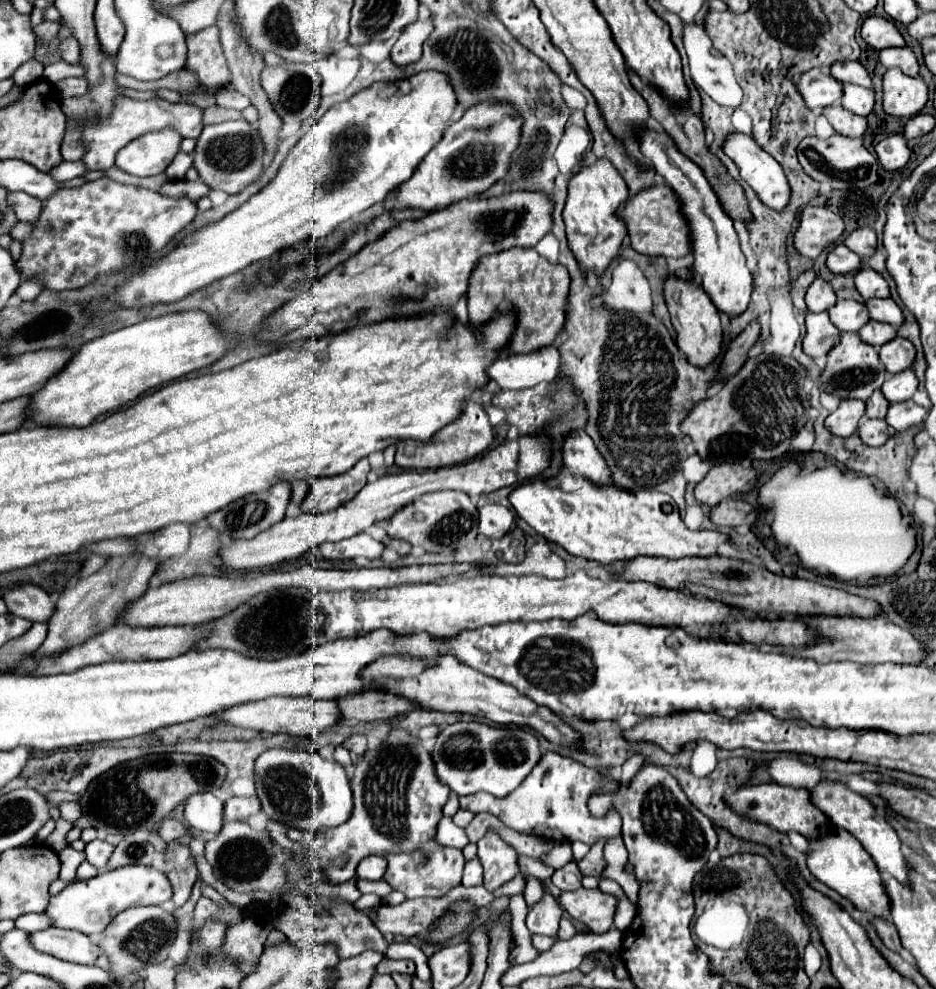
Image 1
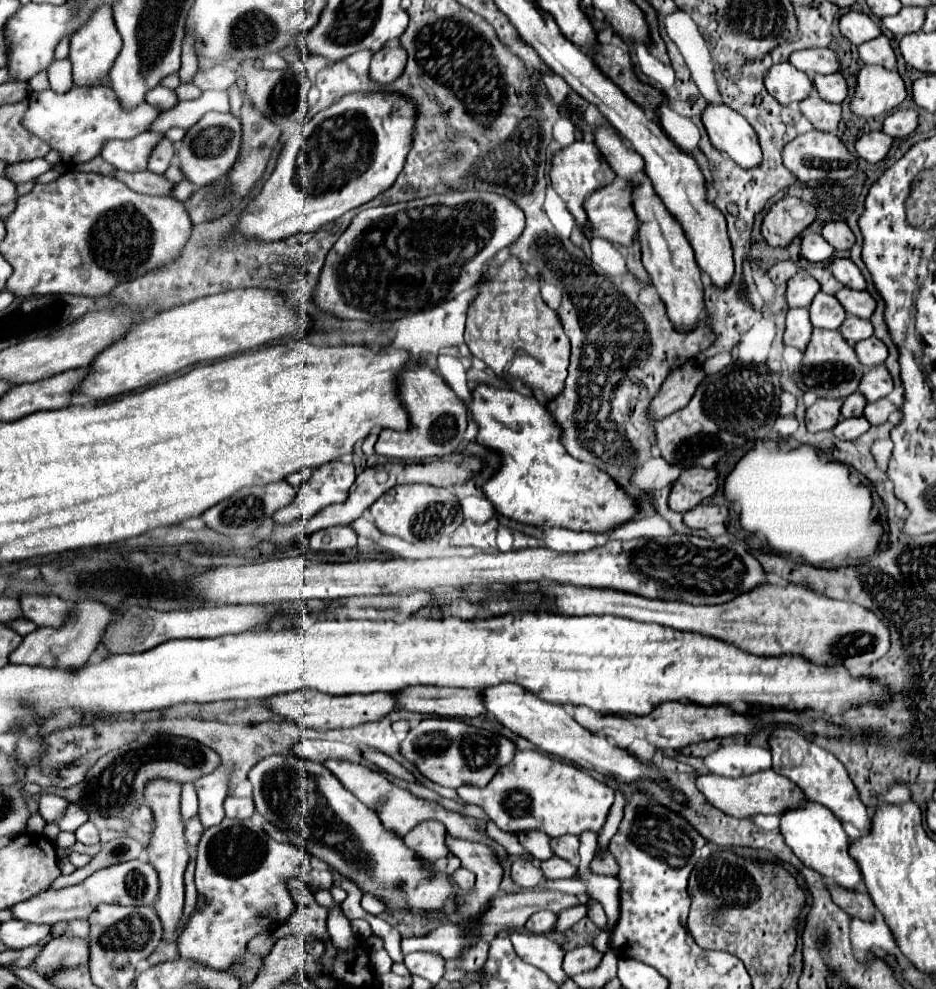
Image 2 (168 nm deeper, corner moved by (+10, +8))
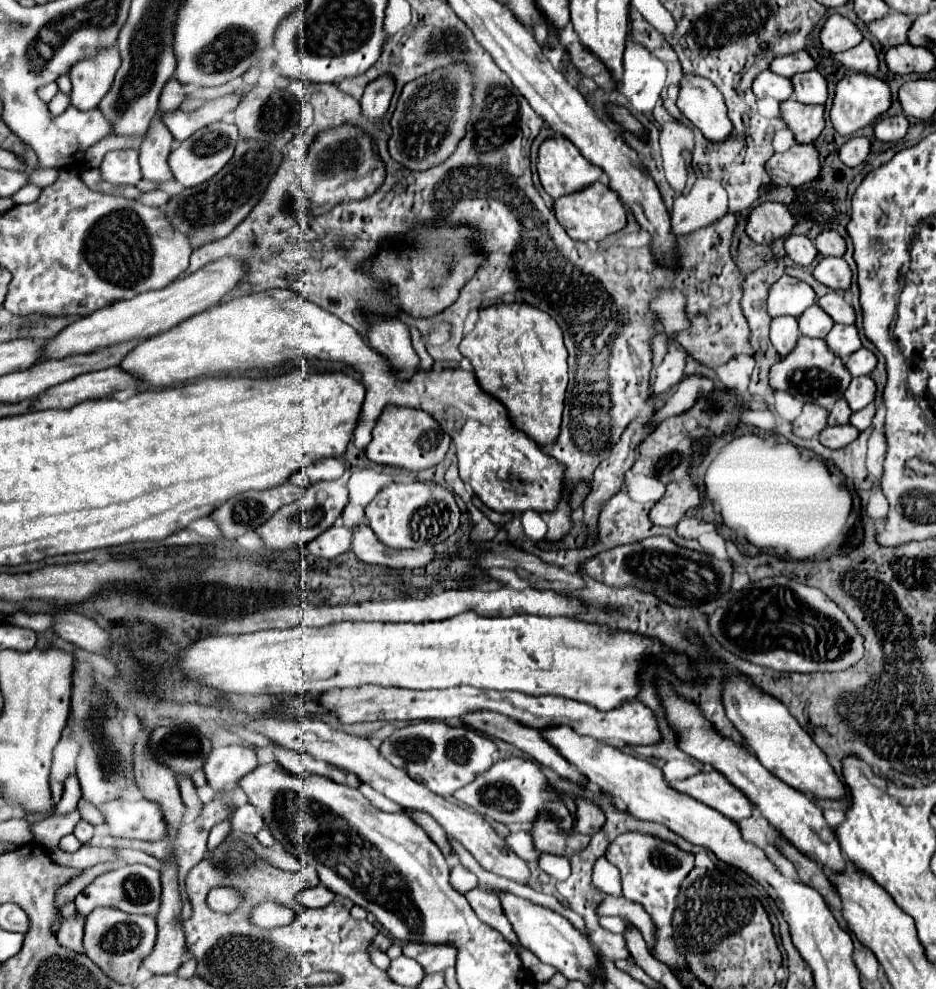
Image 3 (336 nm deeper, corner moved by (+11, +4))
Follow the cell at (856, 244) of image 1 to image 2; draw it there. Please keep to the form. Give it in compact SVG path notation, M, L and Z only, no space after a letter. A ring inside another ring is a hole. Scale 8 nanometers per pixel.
M833 221L823 227L823 237L835 247L835 251L849 251L855 243L855 235L845 221Z

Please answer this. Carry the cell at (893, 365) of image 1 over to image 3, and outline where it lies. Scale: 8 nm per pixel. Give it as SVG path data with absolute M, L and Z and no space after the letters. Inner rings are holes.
M858 349L856 353L852 353L846 361L846 369L850 371L852 377L860 377L860 375L870 375L872 369L876 367L876 357L872 351L868 349Z

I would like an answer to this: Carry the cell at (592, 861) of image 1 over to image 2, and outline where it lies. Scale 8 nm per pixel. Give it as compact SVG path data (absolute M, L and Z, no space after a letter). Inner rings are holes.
M571 835L553 839L551 847L557 857L563 857L567 861L575 861L575 857L577 857L577 843L575 843L575 837L571 837Z

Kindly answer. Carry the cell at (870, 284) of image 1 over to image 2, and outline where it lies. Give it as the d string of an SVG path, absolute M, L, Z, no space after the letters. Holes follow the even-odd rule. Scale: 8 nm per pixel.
M839 257L833 259L831 273L839 283L843 283L849 289L865 289L867 287L865 277L861 275L859 267L851 259L839 259Z

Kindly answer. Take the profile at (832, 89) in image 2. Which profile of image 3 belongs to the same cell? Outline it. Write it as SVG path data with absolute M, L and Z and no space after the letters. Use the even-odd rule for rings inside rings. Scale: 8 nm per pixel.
M806 71L790 77L794 87L794 97L806 105L824 105L828 99L826 79L818 71Z

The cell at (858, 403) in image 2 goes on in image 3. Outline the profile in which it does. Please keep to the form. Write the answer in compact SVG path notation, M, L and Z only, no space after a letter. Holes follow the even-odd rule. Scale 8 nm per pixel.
M838 399L834 403L834 407L830 409L830 415L828 415L828 425L846 425L850 421L850 407L846 403L846 399Z

